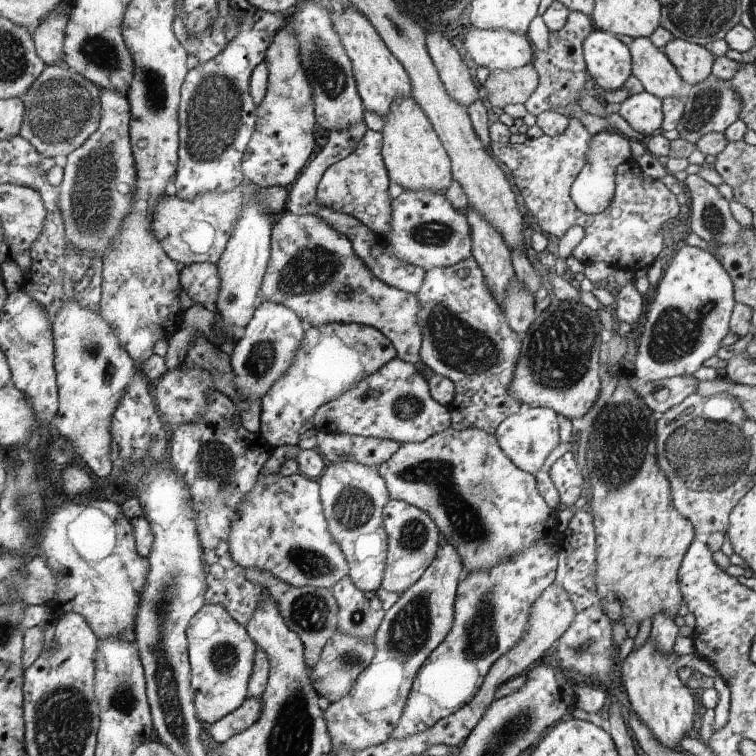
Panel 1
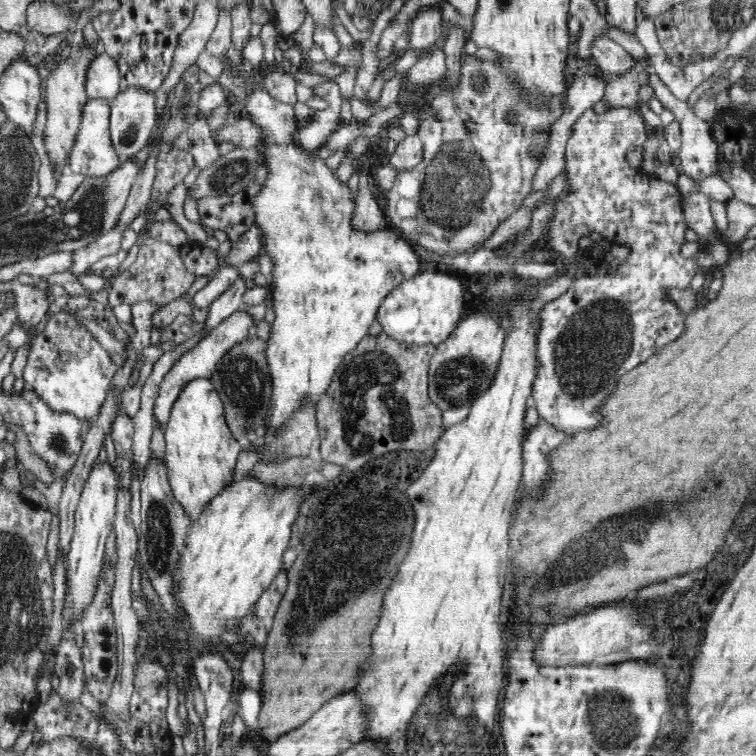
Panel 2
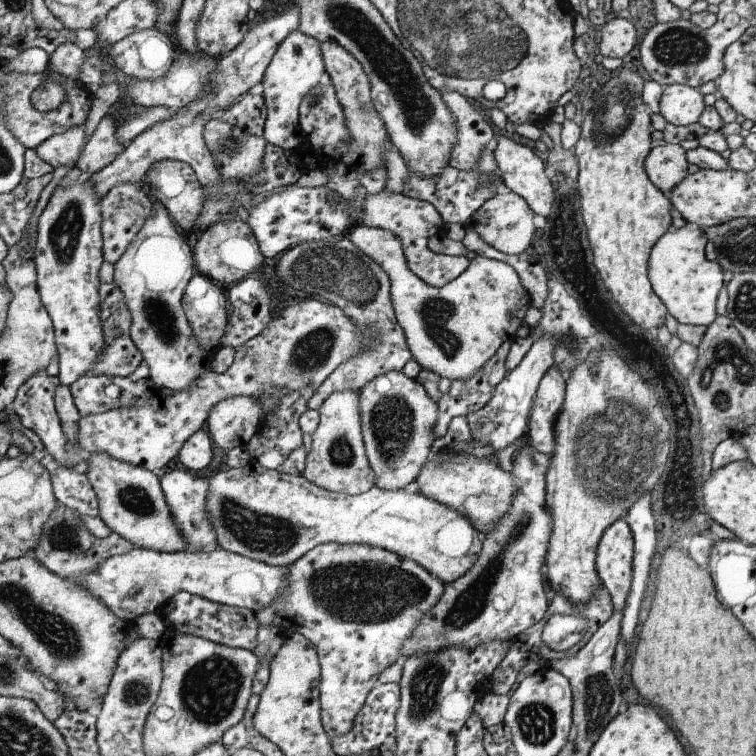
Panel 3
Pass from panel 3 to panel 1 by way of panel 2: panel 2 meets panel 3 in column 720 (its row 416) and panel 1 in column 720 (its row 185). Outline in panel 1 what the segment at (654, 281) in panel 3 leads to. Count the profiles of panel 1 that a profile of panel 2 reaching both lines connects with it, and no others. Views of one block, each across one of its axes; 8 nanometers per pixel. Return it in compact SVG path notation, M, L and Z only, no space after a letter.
M681 242L669 264L648 308L636 358L628 367L628 372L641 378L641 382L694 374L706 360L716 356L722 340L730 332L729 322L736 302L732 278L723 264L710 250Z

